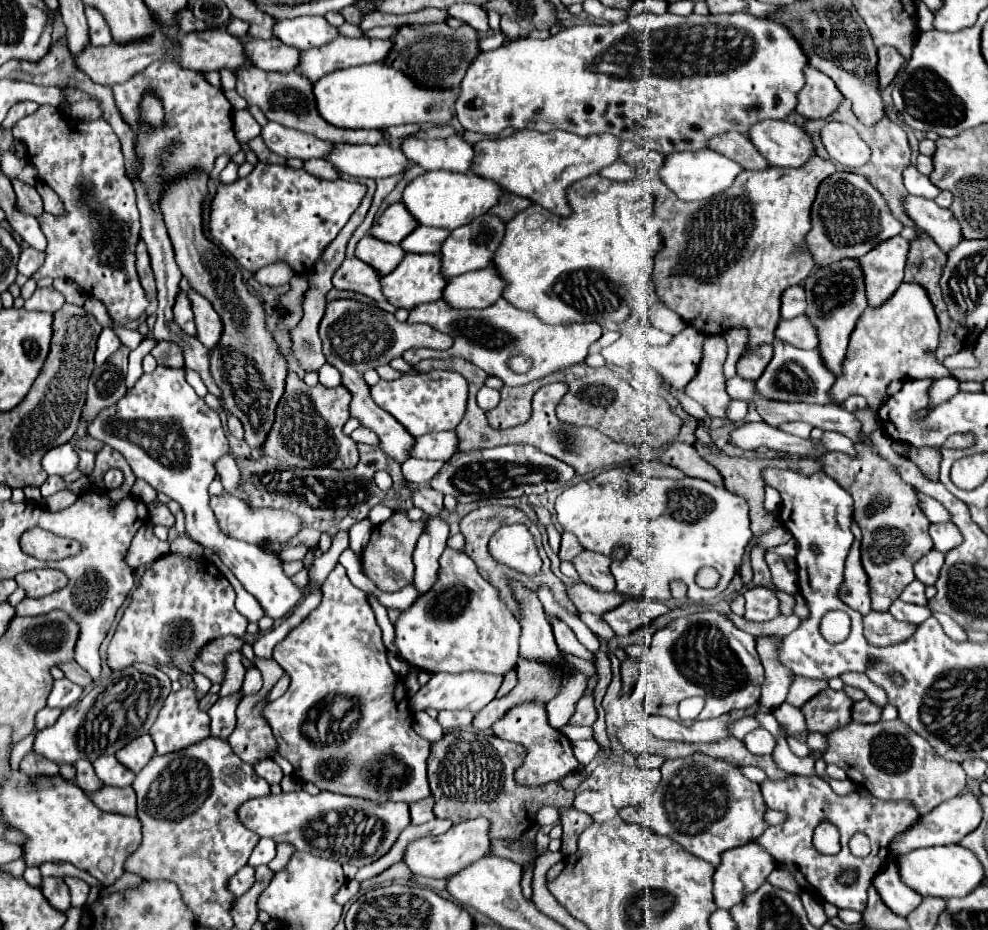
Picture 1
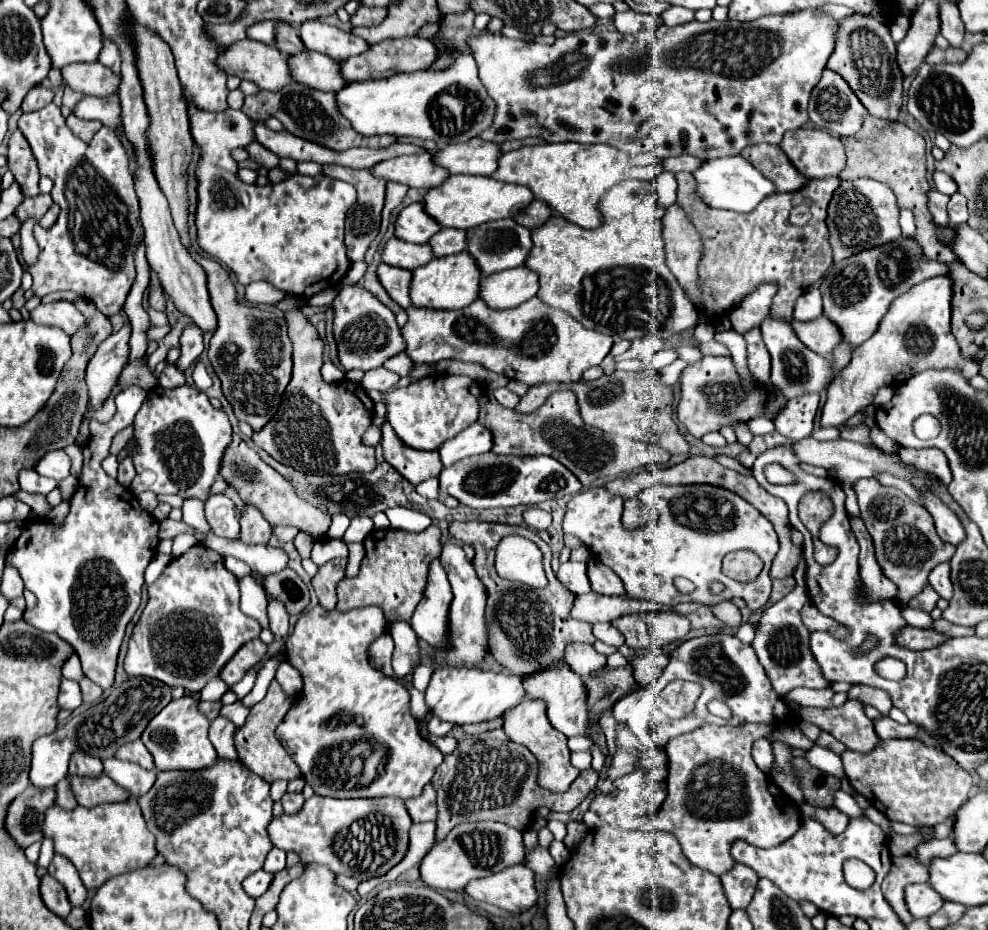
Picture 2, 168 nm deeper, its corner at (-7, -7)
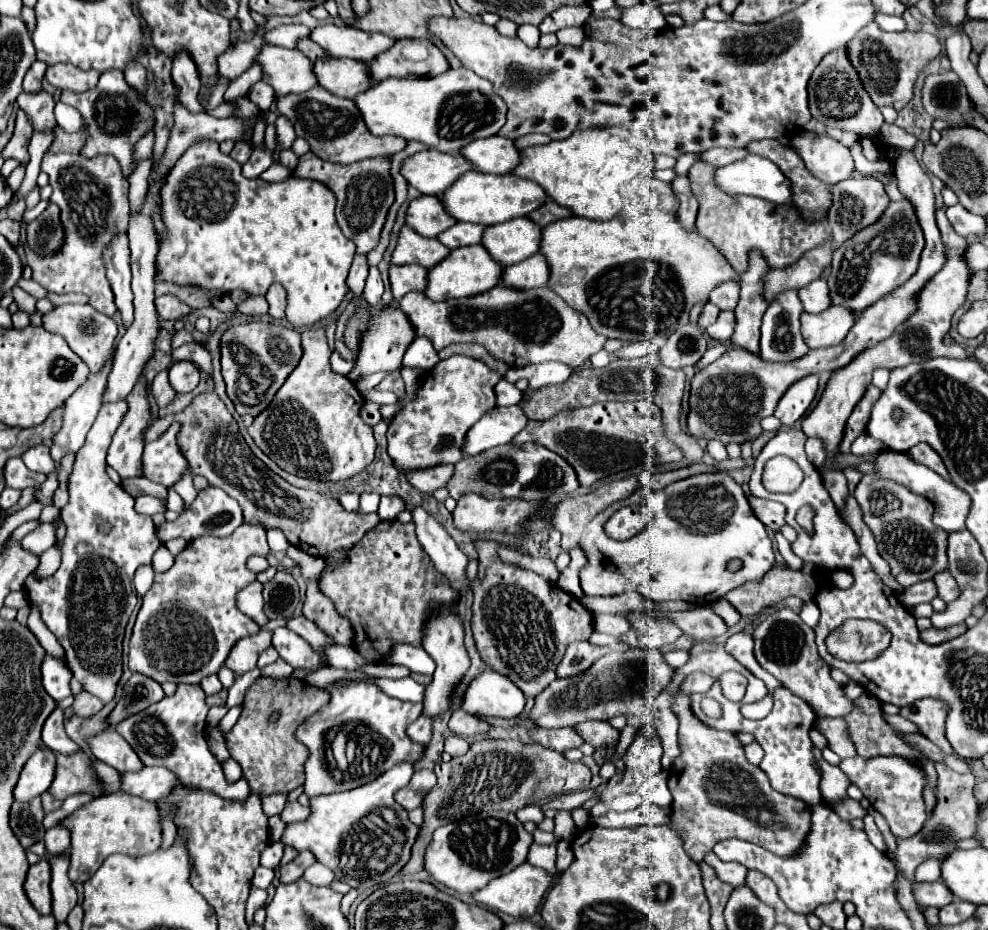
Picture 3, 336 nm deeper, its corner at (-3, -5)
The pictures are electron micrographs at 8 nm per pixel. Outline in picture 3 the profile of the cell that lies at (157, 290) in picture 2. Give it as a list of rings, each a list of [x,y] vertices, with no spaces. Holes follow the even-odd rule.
[[[170,294],[156,297],[156,311],[160,319],[170,319],[170,321],[178,321],[192,313],[192,309],[186,303],[182,303],[178,297]]]

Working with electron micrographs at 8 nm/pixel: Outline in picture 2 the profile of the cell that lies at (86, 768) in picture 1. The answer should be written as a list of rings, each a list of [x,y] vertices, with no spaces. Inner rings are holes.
[[[82,753],[72,755],[68,775],[76,775],[76,777],[100,777],[100,773],[102,773],[102,761],[98,757],[82,755]]]

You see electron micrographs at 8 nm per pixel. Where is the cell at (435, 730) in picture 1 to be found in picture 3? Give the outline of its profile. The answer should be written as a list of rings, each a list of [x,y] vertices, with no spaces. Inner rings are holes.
[[[450,735],[444,743],[444,751],[450,753],[452,757],[458,757],[458,755],[464,755],[468,751],[468,741],[462,739],[462,737],[456,737],[456,735]]]

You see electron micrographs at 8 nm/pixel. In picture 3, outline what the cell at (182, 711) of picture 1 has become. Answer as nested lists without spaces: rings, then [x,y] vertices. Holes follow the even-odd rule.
[[[180,683],[176,693],[172,697],[166,697],[152,707],[130,715],[124,719],[124,723],[118,723],[114,729],[132,745],[132,749],[138,753],[144,765],[160,765],[178,775],[178,779],[184,785],[196,785],[200,789],[208,789],[214,795],[226,797],[230,801],[244,801],[250,795],[250,789],[246,783],[234,783],[230,785],[224,779],[220,763],[214,759],[214,755],[208,749],[206,743],[206,713],[208,705],[204,703],[204,691],[202,687]]]

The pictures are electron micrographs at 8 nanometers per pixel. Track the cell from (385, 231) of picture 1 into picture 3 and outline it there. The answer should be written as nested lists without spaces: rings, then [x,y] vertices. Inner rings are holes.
[[[420,195],[406,211],[406,225],[424,237],[438,237],[442,231],[452,227],[456,221],[444,209],[440,197]]]

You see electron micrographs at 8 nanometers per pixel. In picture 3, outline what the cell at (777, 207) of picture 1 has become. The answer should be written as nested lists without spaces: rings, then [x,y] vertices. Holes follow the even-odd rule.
[[[698,161],[688,171],[688,177],[692,181],[692,193],[700,201],[696,229],[724,253],[724,257],[738,273],[746,271],[750,249],[762,251],[772,269],[784,269],[796,263],[808,249],[828,239],[828,231],[822,223],[806,223],[798,209],[792,205],[776,205],[752,195],[724,195],[724,191],[720,191],[714,181],[716,169],[718,167],[710,163]]]

